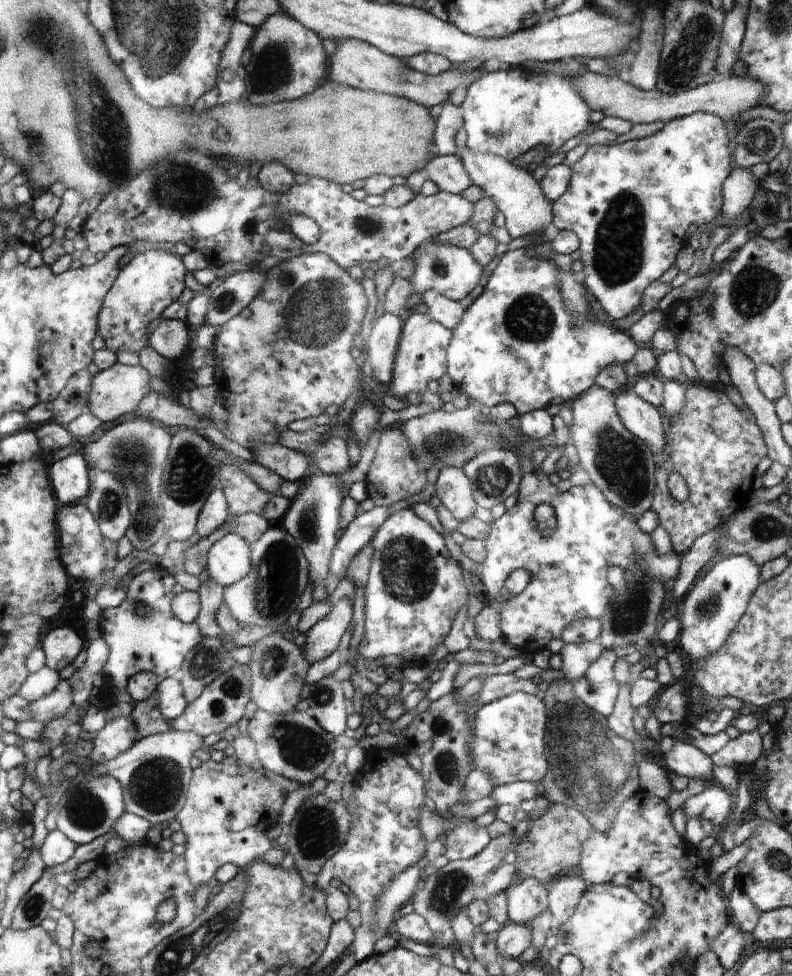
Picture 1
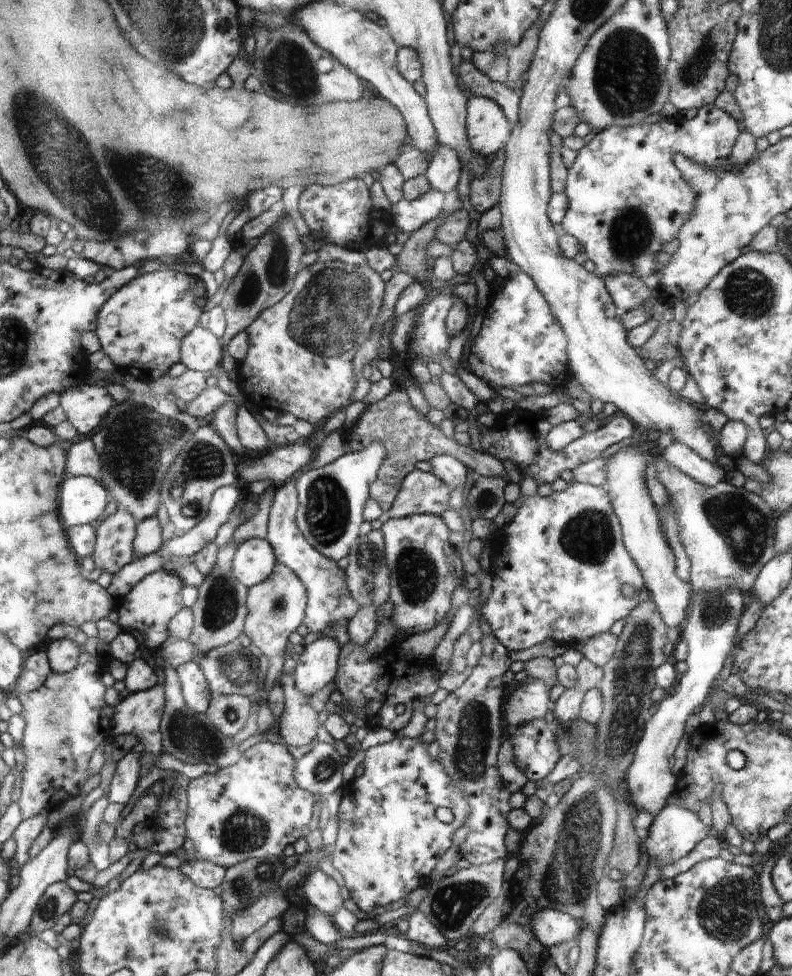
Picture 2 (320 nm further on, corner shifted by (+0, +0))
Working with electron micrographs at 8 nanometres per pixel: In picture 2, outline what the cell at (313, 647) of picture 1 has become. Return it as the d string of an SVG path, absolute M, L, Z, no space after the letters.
M319 638L304 646L293 670L296 688L312 696L314 692L328 686L337 676L340 654L341 646L334 639Z

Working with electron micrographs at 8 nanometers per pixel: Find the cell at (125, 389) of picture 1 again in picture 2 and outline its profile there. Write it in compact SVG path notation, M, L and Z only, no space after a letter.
M84 382L74 386L74 390L66 390L60 398L60 406L66 412L68 422L84 436L94 432L98 420L106 416L112 404L114 400L105 387Z

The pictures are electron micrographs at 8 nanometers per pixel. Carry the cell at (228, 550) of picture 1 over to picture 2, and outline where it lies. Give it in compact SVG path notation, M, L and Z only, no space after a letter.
M251 537L236 551L232 561L233 575L247 587L260 585L275 572L275 550L267 540Z

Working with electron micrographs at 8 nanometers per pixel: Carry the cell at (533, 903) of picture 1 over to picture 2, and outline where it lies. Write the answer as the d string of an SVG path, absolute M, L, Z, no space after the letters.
M552 907L539 911L532 921L532 927L536 938L547 948L566 940L577 943L582 930L577 919Z

